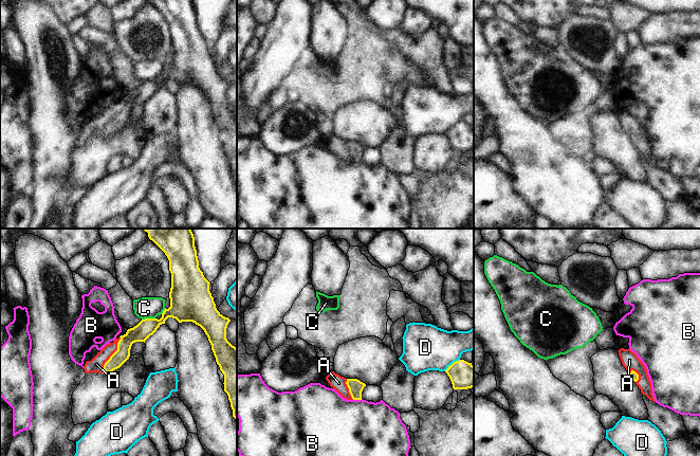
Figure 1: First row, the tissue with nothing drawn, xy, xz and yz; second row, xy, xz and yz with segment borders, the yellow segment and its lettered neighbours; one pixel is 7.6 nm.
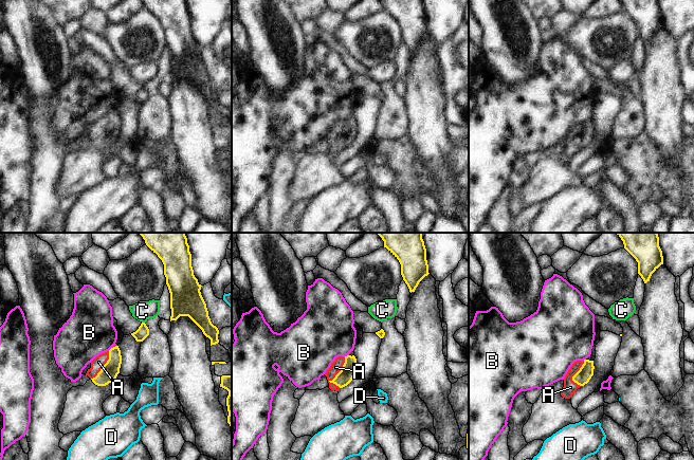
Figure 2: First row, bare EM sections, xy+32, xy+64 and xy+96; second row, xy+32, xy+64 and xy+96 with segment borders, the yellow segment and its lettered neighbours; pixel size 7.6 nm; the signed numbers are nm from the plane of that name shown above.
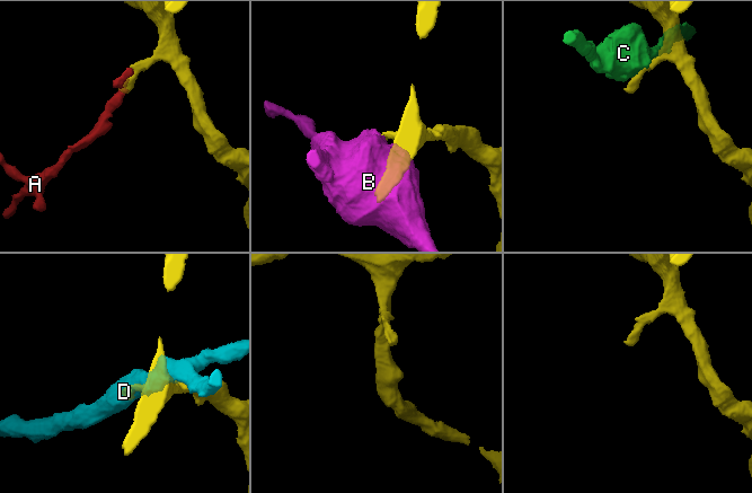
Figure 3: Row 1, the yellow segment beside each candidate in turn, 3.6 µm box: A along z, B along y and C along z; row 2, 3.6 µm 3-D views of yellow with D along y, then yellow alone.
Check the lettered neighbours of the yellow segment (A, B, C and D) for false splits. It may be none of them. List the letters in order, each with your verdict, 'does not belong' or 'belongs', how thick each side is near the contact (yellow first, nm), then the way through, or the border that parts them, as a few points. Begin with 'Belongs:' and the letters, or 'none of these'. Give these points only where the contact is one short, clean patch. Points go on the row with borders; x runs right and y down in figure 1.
Belongs: A
A: belongs | 120/110 nm | across xy (137, 333), (133, 334), (112, 354), (106, 361), (96, 364)
B: does not belong | 110/440 nm | along xz (362, 399), (353, 400)
C: does not belong | 150/160 nm | along xy (154, 317), (142, 320)
D: does not belong | 200/360 nm

